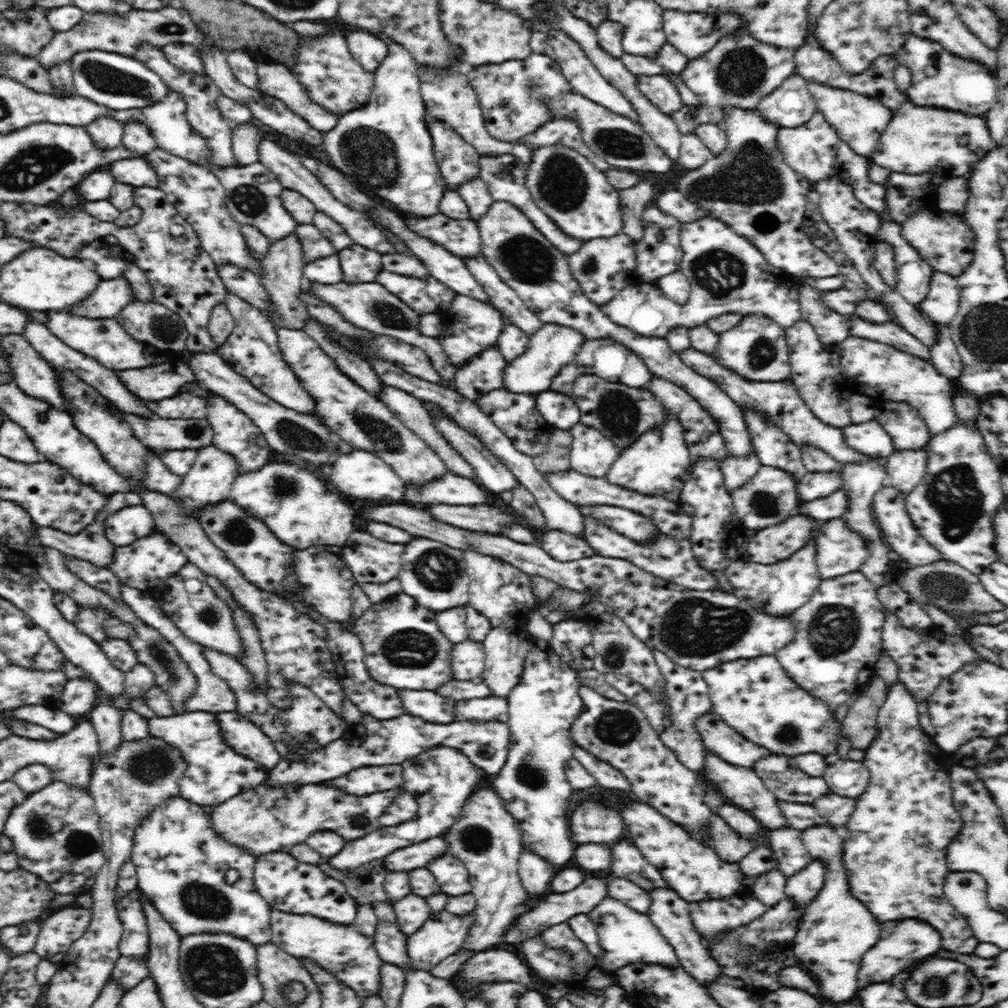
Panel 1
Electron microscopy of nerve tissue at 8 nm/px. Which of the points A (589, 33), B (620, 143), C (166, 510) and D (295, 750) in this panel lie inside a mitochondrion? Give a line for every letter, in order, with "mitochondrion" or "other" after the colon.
A: other
B: mitochondrion
C: other
D: other

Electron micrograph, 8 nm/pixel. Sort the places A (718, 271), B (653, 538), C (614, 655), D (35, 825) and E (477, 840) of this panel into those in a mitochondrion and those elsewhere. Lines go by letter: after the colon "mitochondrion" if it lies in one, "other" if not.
A: mitochondrion
B: other
C: mitochondrion
D: mitochondrion
E: mitochondrion

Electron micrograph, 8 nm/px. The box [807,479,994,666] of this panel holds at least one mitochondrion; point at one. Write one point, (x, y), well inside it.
(951, 586)

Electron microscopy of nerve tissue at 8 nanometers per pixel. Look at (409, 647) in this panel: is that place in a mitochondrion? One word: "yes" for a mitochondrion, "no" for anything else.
yes

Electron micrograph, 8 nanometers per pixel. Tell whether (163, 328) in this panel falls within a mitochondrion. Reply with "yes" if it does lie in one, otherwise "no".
yes

